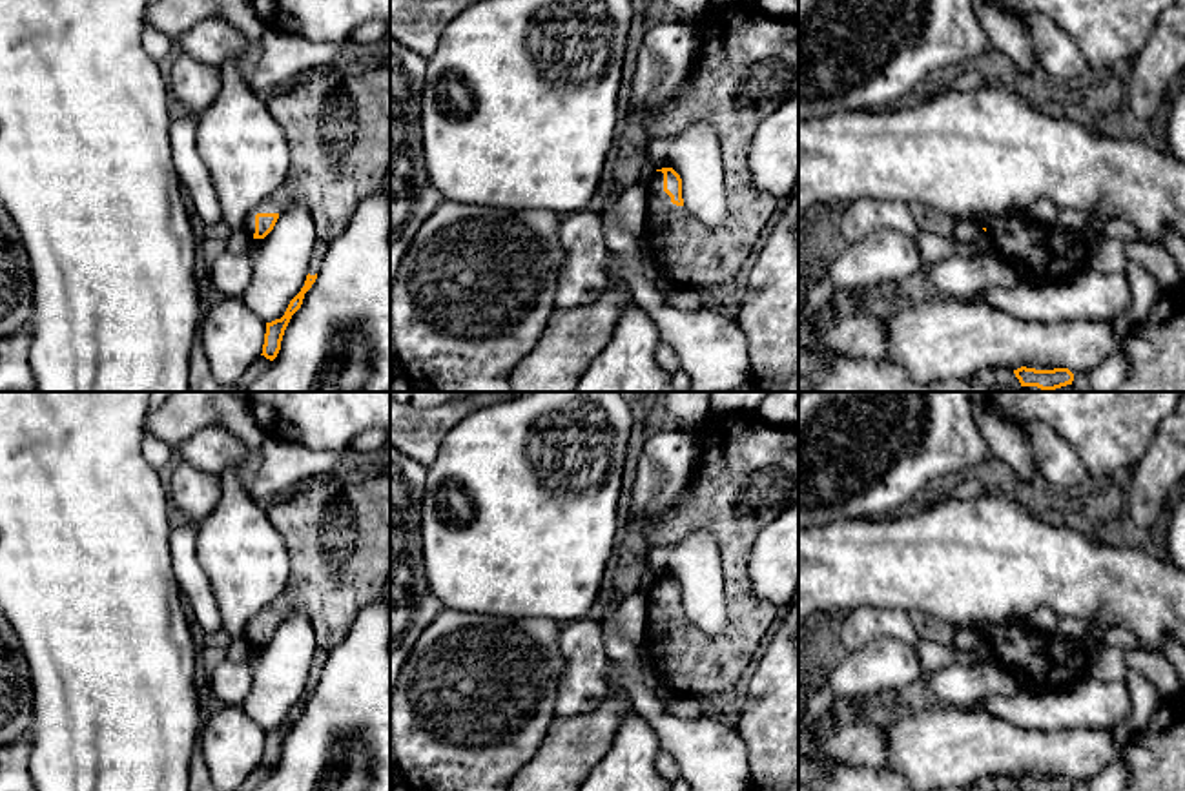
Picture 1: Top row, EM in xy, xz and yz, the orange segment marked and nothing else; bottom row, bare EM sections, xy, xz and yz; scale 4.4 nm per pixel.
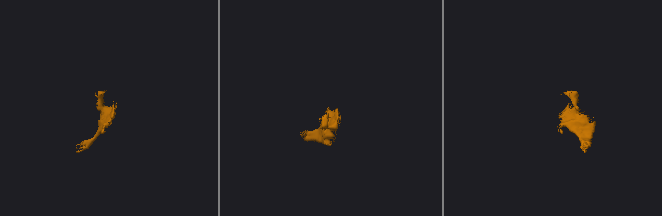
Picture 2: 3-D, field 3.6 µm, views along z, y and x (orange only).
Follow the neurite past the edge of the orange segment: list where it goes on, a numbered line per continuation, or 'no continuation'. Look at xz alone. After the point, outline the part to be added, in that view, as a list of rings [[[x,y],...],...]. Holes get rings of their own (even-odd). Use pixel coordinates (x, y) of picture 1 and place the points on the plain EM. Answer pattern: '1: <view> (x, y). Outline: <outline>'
1: xz (746, 474). Outline: [[[715,412],[700,434],[700,448],[689,492],[682,505],[662,519],[647,519],[644,541],[649,547],[673,547],[693,532],[707,530],[720,547],[727,627],[704,632],[685,614],[676,614],[664,600],[664,581],[647,591],[647,631],[642,643],[660,683],[678,694],[727,700],[764,634],[777,620],[777,607],[757,598],[747,563],[760,530],[799,499],[799,428],[780,428],[755,412]]]

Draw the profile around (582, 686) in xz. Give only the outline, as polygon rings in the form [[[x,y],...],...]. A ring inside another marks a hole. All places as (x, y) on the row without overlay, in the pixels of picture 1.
[[[582,618],[562,625],[558,645],[565,667],[558,680],[556,716],[572,718],[594,709],[611,693],[602,622]]]

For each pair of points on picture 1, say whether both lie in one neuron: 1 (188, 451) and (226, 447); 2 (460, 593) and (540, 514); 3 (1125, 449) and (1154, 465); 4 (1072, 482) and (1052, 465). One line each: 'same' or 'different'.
1: same
2: same
3: different
4: same

